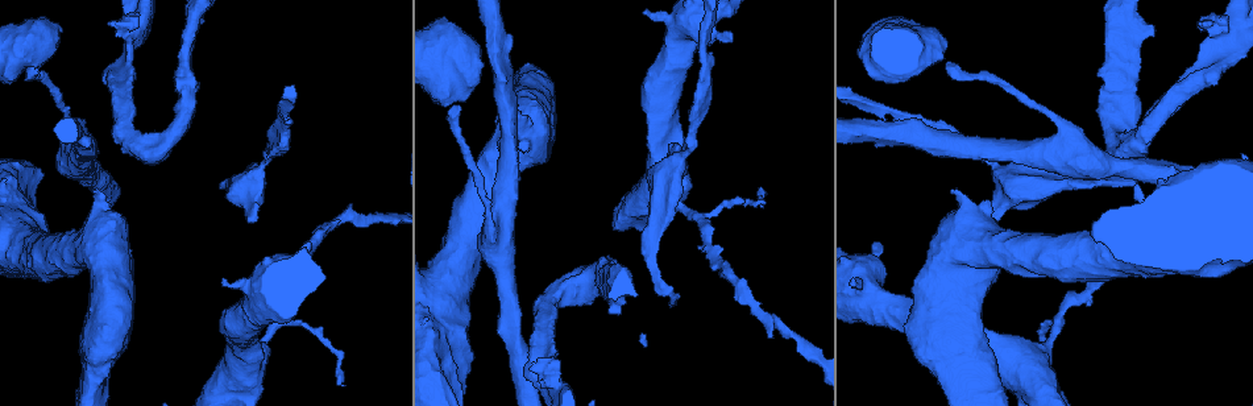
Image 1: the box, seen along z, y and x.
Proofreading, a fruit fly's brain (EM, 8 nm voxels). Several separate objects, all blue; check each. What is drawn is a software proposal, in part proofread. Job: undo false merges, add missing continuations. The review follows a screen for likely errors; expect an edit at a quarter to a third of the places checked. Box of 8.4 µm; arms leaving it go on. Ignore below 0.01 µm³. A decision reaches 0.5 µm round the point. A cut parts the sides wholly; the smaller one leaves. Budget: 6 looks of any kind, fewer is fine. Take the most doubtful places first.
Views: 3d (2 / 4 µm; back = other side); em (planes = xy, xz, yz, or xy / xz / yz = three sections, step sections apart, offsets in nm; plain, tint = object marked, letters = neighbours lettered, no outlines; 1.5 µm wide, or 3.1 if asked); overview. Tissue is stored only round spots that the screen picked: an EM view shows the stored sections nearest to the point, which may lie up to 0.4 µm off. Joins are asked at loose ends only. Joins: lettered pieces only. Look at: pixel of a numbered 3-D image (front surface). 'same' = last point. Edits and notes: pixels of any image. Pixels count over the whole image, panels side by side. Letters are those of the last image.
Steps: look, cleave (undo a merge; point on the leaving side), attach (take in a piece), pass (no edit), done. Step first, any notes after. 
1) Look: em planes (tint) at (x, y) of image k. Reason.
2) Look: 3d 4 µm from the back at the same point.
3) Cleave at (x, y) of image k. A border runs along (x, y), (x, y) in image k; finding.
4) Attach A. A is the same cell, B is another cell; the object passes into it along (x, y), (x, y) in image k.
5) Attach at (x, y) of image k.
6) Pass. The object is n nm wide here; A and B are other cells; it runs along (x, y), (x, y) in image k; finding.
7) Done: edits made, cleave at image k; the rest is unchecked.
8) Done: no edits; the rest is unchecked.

Look: 3d 2 µm at (309, 246) of image 1. An open end.

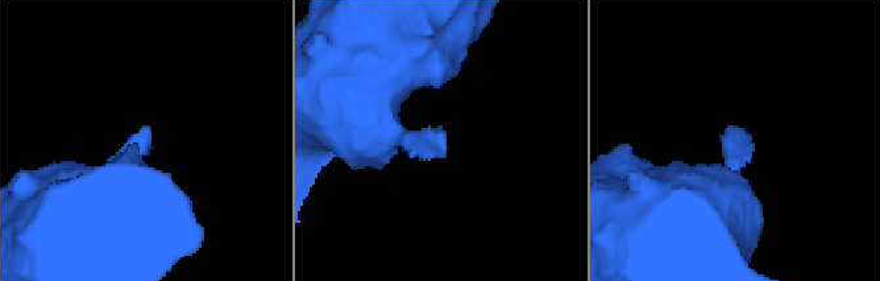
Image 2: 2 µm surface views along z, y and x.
Look: em planes (tint) at (443, 150) of image 2. Need the tissue.

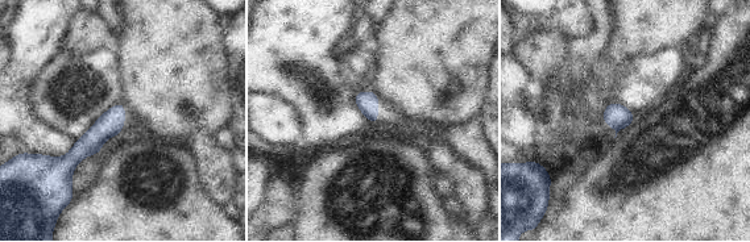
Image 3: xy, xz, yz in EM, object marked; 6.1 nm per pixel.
Look: em planes (letters) at the same point. See the neighbours.

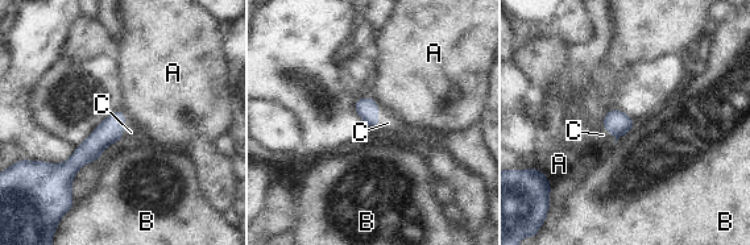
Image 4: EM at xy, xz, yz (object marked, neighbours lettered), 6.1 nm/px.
Attach C. C is the same cell, A and B are other cells; the object passes into it along (110, 131), (124, 128), (131, 132) in image 4; it goes on there.

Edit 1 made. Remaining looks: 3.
Look: overview.

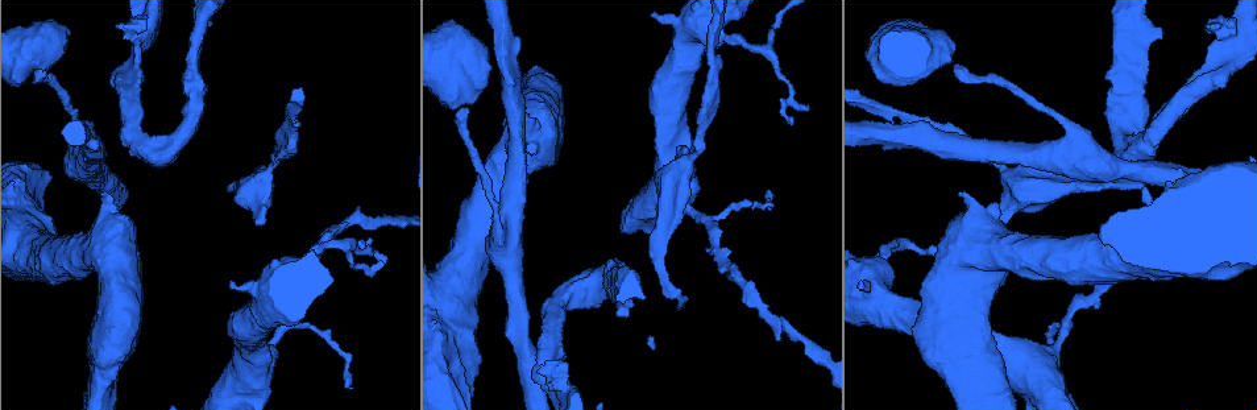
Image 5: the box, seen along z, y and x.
Look: em yz step 8 (letters) at (386, 258) of image 5. An open end.

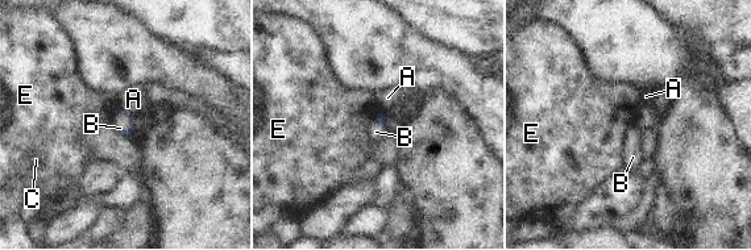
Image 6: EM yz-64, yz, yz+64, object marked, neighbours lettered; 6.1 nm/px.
Look: em planes (letters) at the same point. Cut it another way.

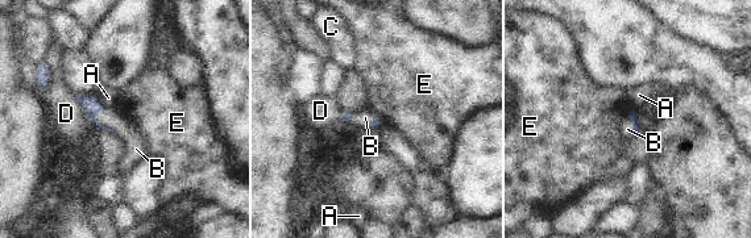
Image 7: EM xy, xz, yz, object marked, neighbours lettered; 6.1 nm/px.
Attach B. B is the same cell, A, C, D and E are other cells; the object passes into it along (88, 103), (103, 126), (136, 149) in image 7; it goes on there.

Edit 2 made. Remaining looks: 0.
Done: edits made, attach at image 4, attach at image 7; the rest is unchecked.

